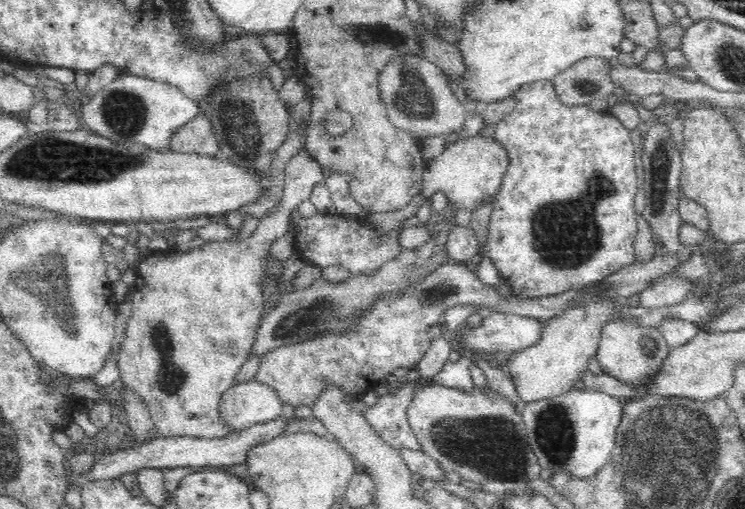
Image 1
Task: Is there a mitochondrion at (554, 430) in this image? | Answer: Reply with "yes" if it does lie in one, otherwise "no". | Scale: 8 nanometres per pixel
yes

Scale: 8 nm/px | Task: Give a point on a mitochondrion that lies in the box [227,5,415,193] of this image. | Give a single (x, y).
(383, 35)

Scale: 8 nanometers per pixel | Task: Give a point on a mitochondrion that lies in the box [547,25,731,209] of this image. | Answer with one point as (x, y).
(658, 170)

